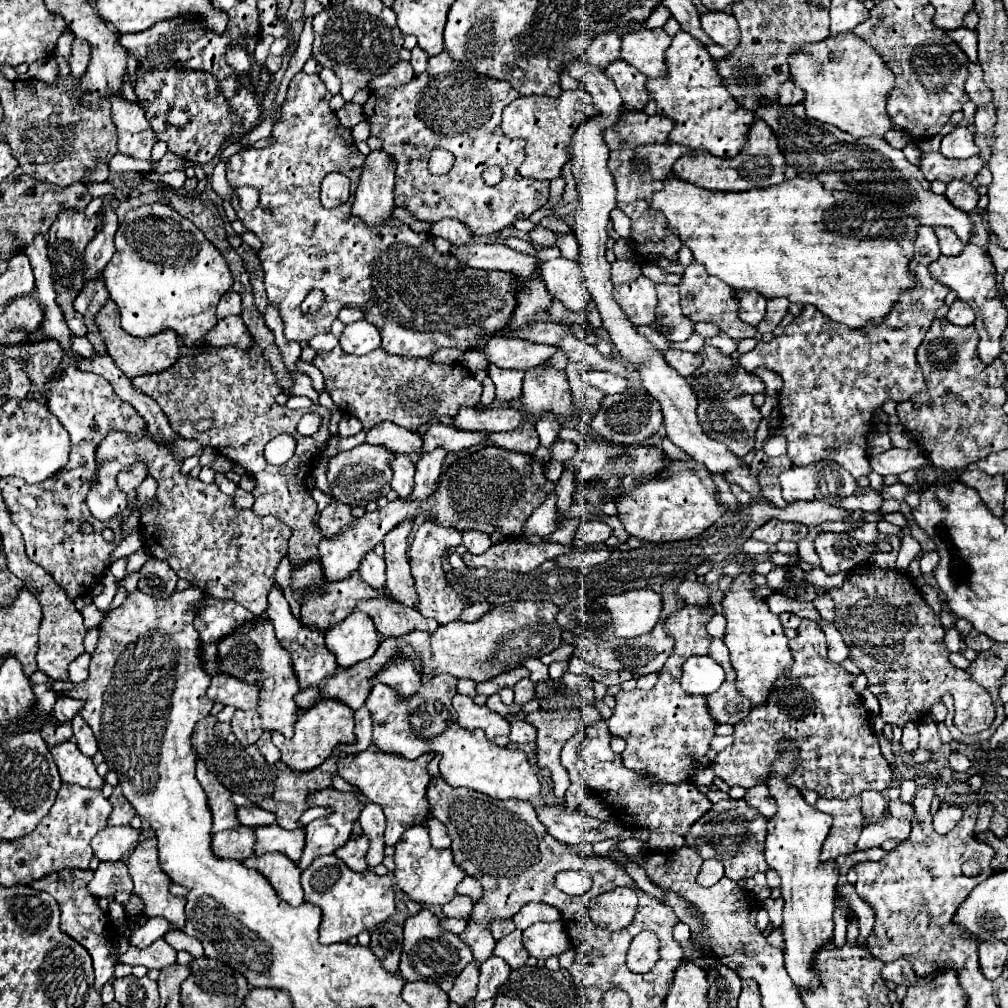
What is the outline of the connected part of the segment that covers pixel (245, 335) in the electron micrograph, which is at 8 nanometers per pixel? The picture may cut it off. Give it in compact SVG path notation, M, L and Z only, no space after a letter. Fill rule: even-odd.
M228 316L224 320L218 320L216 328L206 332L204 340L212 346L228 346L236 344L240 348L248 348L252 344L252 336L248 328L244 326L240 316Z

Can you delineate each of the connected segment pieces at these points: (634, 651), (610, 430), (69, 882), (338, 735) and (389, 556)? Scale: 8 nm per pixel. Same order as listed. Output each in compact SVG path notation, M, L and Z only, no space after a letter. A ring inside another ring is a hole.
M666 614L660 618L660 622L656 624L656 628L646 634L646 636L638 636L638 638L612 638L612 640L600 640L600 638L586 638L586 636L574 636L574 656L590 662L592 666L600 666L606 670L630 670L632 674L648 674L648 672L660 672L660 666L664 666L666 656L670 656L672 652L672 638L666 636L664 632L664 618Z
M630 388L628 392L622 394L612 394L604 398L604 404L596 418L592 420L592 428L596 434L606 438L608 442L618 442L618 444L640 444L646 438L654 436L662 424L662 412L660 404L656 404L656 398L648 396L644 390Z
M60 870L60 872L52 872L48 876L44 876L42 880L36 880L36 884L32 884L36 890L44 890L50 896L56 898L62 916L60 916L60 930L66 932L68 936L72 936L76 942L80 942L92 956L94 960L94 972L96 972L96 980L94 980L94 988L100 992L102 986L112 978L114 974L114 964L108 958L108 950L110 950L110 930L108 930L108 916L98 908L98 904L94 902L94 896L86 890L88 880L92 878L92 870Z
M320 700L316 706L302 712L294 726L294 736L284 738L280 732L272 732L274 746L282 752L282 762L292 770L312 770L320 766L334 750L336 744L354 744L354 712L340 700Z
M406 520L404 524L400 524L392 532L388 532L388 536L384 538L386 594L400 604L416 608L418 596L416 596L414 578L410 574L410 566L408 566L408 558L406 558L410 530L412 530L412 520Z

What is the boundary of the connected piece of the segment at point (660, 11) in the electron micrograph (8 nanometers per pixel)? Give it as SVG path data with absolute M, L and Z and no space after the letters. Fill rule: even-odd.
M660 4L660 6L658 6L656 10L652 10L652 14L644 20L644 26L646 26L646 28L658 28L658 26L664 26L668 18L670 18L668 8L664 8L664 6Z

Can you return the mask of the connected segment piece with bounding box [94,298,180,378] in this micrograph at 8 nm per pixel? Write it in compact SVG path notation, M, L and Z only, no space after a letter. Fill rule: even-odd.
M108 298L106 304L98 310L96 314L96 328L100 330L102 338L104 338L104 346L106 346L106 354L116 362L116 366L128 376L142 376L142 374L154 374L154 372L162 372L164 368L170 368L176 360L176 356L180 356L180 346L178 346L178 334L172 330L162 330L156 336L148 336L148 338L138 338L138 336L130 336L128 332L122 330L120 326L120 314L116 304Z

